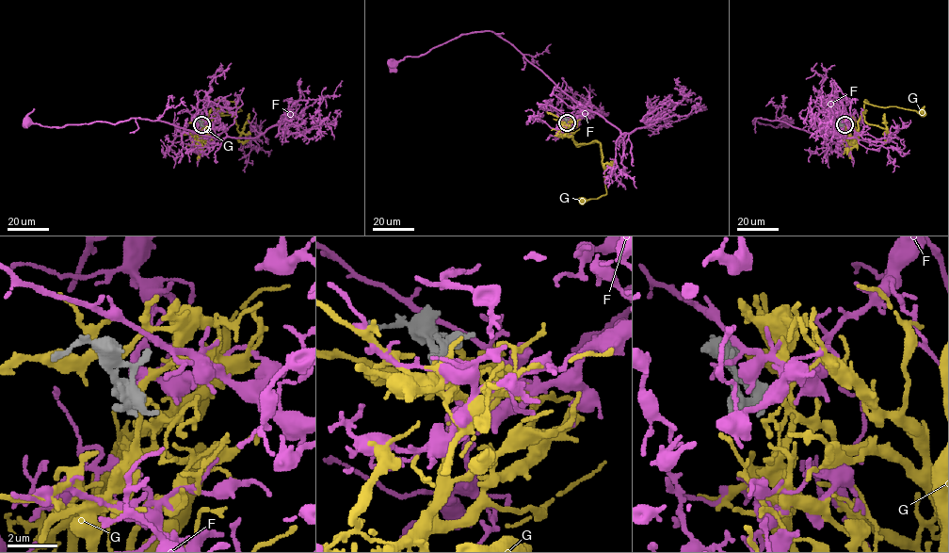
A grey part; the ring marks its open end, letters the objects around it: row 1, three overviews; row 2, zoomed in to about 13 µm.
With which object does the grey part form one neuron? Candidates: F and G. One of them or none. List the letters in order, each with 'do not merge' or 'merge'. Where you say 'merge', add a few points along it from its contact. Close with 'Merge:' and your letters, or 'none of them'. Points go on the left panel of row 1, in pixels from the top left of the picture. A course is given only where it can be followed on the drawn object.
F: do not merge
G: merge | via (201, 124), (199, 141), (205, 133), (211, 102), (233, 102), (242, 110), (232, 114), (217, 112)
Merge: G

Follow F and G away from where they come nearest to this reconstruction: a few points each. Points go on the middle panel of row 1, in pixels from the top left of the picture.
F: (566, 122), (572, 124), (591, 111), (561, 90), (514, 47), (491, 31), (460, 34), (425, 54), (392, 63)
G: (566, 122), (564, 135), (572, 137), (576, 146), (600, 143), (606, 193), (597, 199), (581, 200)

